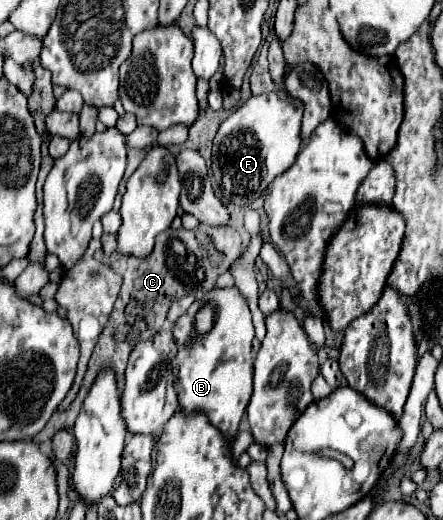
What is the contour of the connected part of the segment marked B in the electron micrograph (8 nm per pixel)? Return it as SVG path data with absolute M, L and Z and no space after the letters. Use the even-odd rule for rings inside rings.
M236 287L212 289L210 293L202 295L174 325L174 341L178 353L172 365L176 375L180 407L184 413L204 411L210 423L218 431L222 431L224 437L236 435L240 419L252 395L252 371L254 371L252 339L254 339L254 327L250 309L244 295ZM204 305L212 307L214 325L206 335L200 335L194 329L194 317Z

